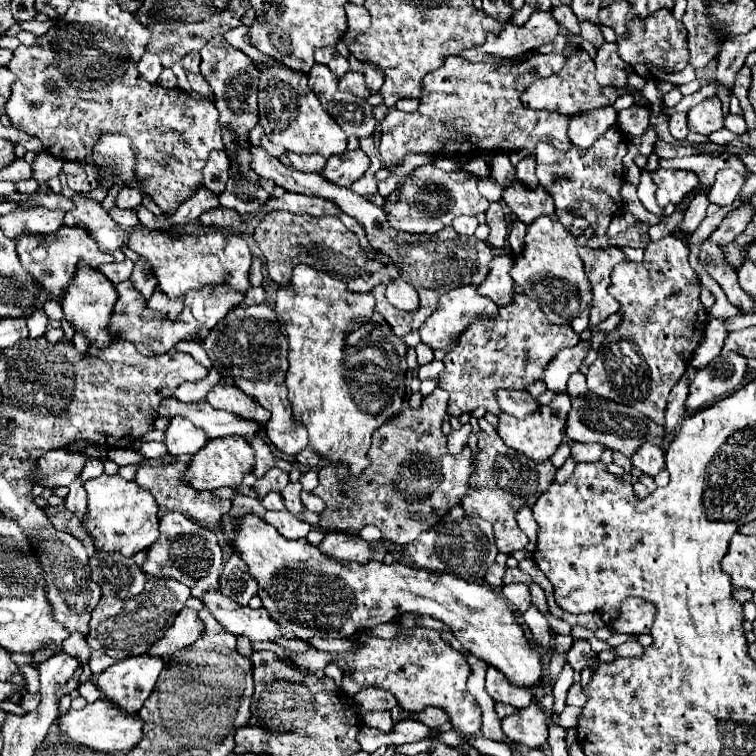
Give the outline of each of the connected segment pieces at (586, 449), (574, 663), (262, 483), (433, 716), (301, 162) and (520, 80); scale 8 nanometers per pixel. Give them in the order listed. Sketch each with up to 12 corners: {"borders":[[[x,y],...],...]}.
{"borders":[[[573,442],[571,458],[575,462],[597,462],[603,444]],[[587,640],[573,642],[567,662],[575,672],[589,666],[593,650]],[[271,468],[253,486],[259,500],[267,492],[281,492],[289,484],[289,474]],[[427,708],[421,712],[429,728],[437,728],[447,722],[447,714],[439,708]],[[287,152],[279,158],[299,172],[323,172],[327,160],[319,154]],[[461,56],[423,78],[413,114],[381,124],[395,172],[411,152],[491,156],[547,142],[571,116],[523,108],[527,84],[563,68]]]}

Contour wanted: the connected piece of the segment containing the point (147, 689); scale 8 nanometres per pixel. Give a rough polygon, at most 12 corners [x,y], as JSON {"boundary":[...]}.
{"boundary":[[125,658],[91,674],[105,700],[137,714],[165,662]]}

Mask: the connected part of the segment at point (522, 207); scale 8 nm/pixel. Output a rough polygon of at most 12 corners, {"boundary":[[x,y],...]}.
{"boundary":[[513,184],[503,192],[503,202],[523,222],[555,216],[551,196]]}

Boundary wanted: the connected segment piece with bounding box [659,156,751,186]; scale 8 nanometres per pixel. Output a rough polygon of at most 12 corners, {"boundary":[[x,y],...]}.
{"boundary":[[691,156],[685,160],[661,158],[661,168],[693,170],[703,186],[715,174],[733,168],[751,174],[737,156]]}

